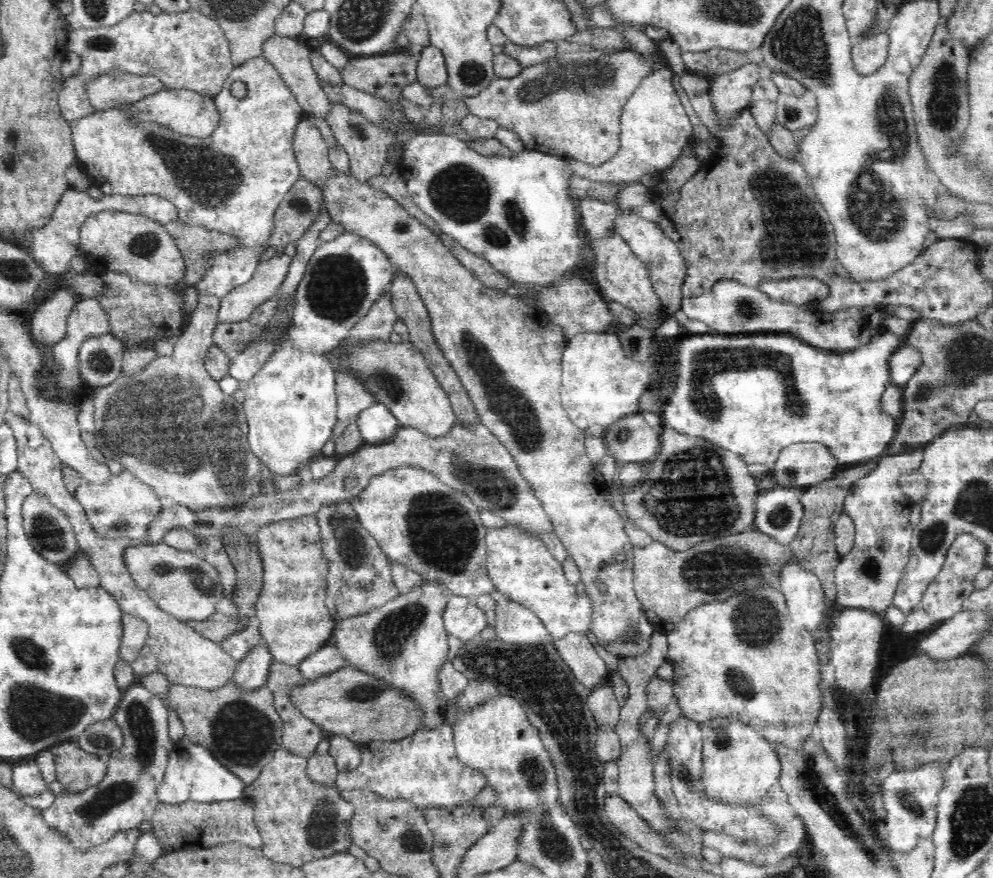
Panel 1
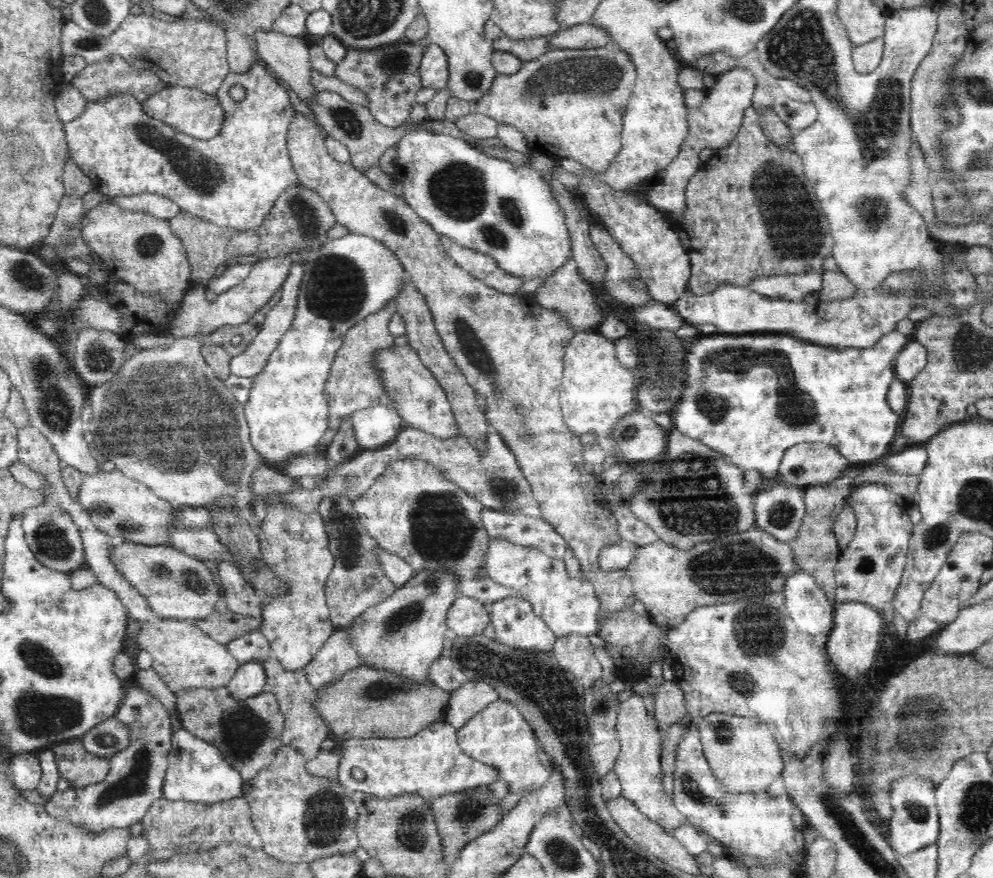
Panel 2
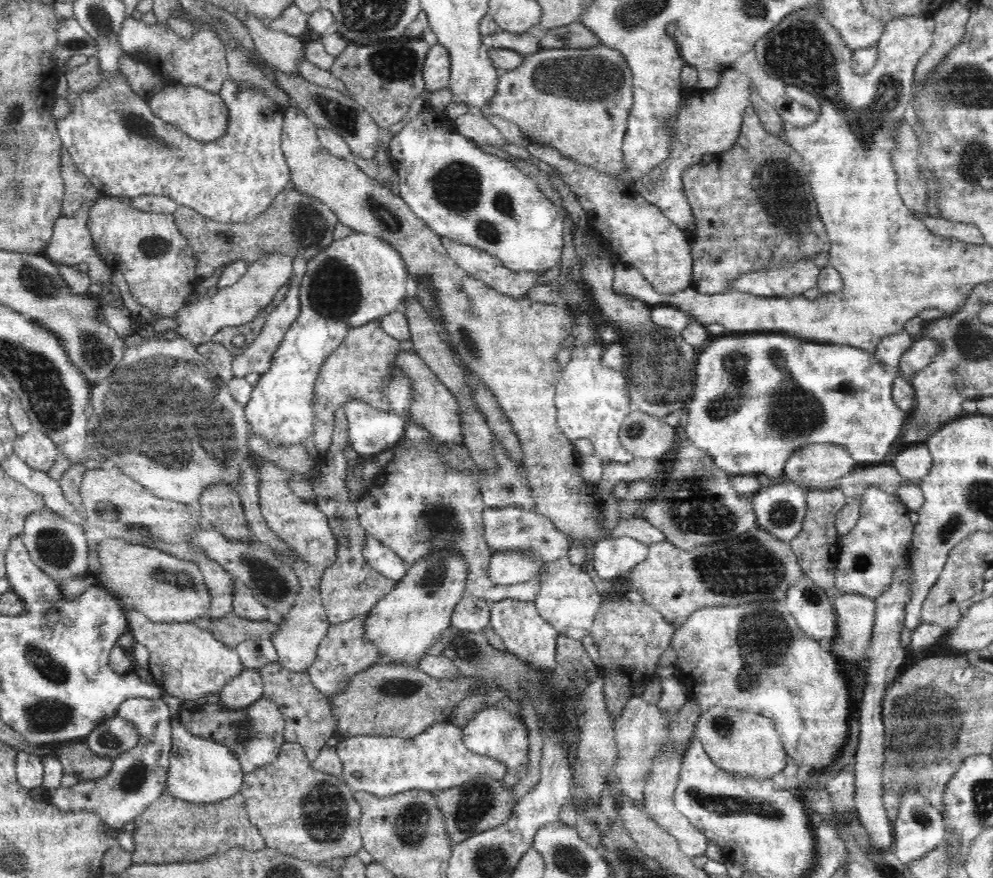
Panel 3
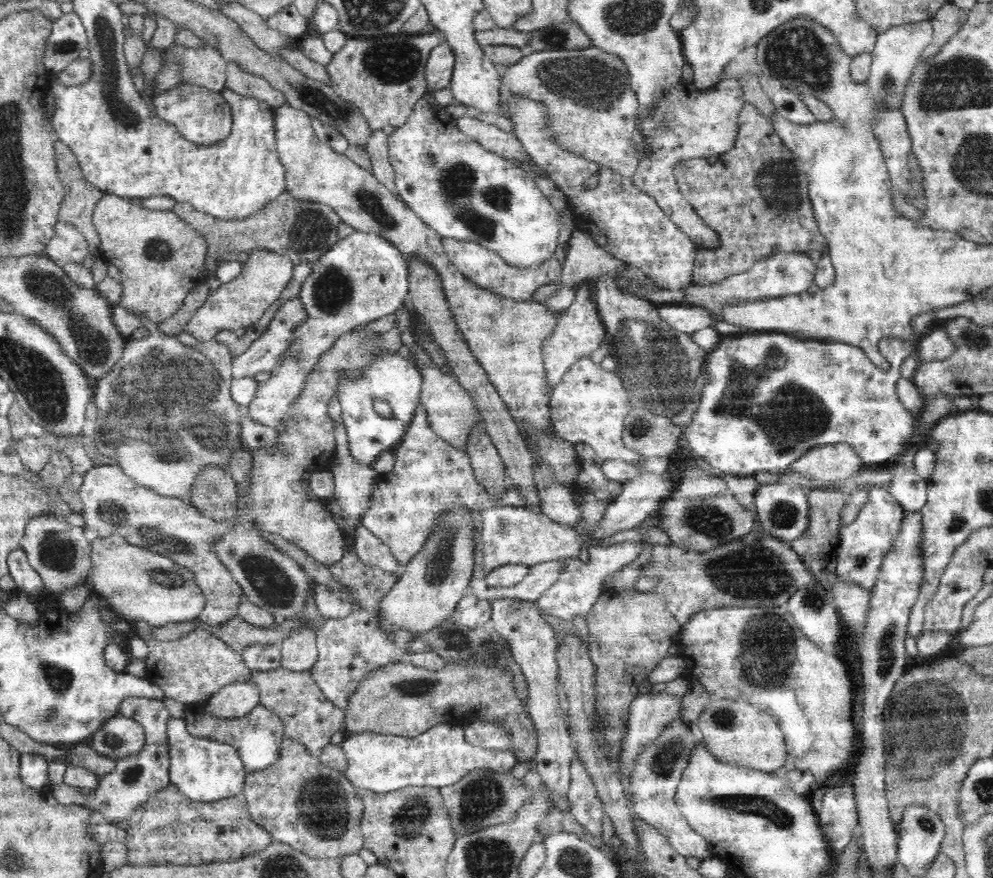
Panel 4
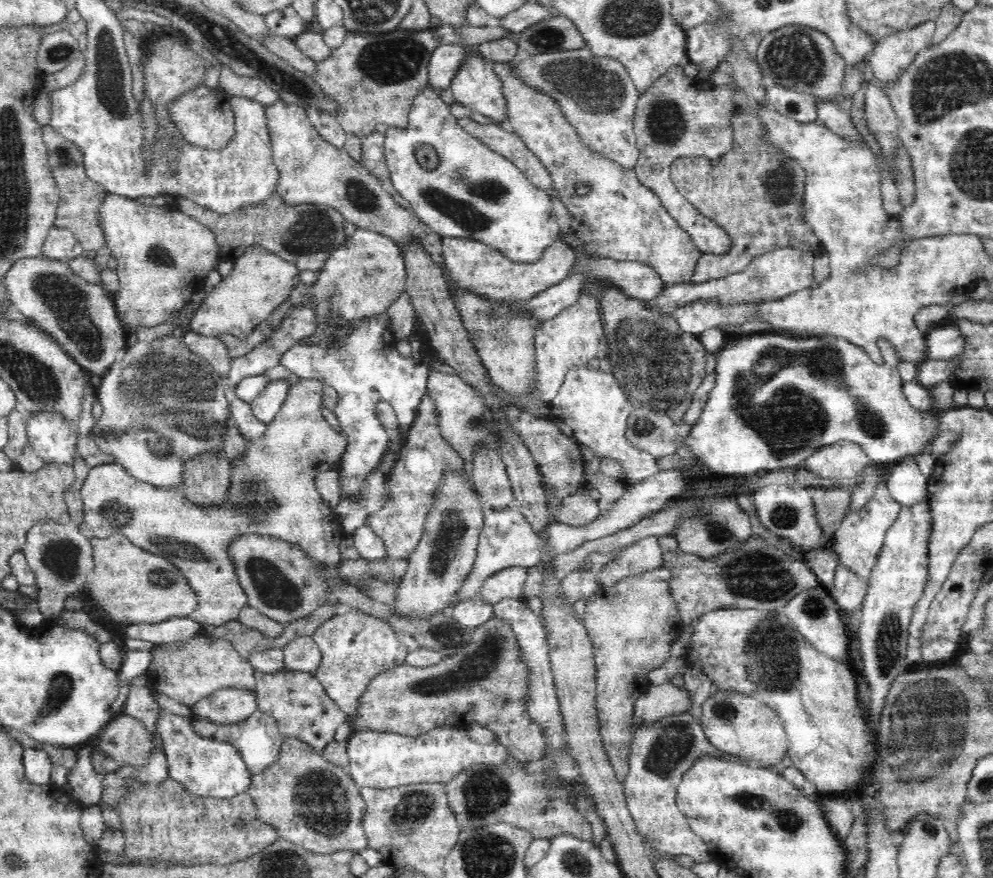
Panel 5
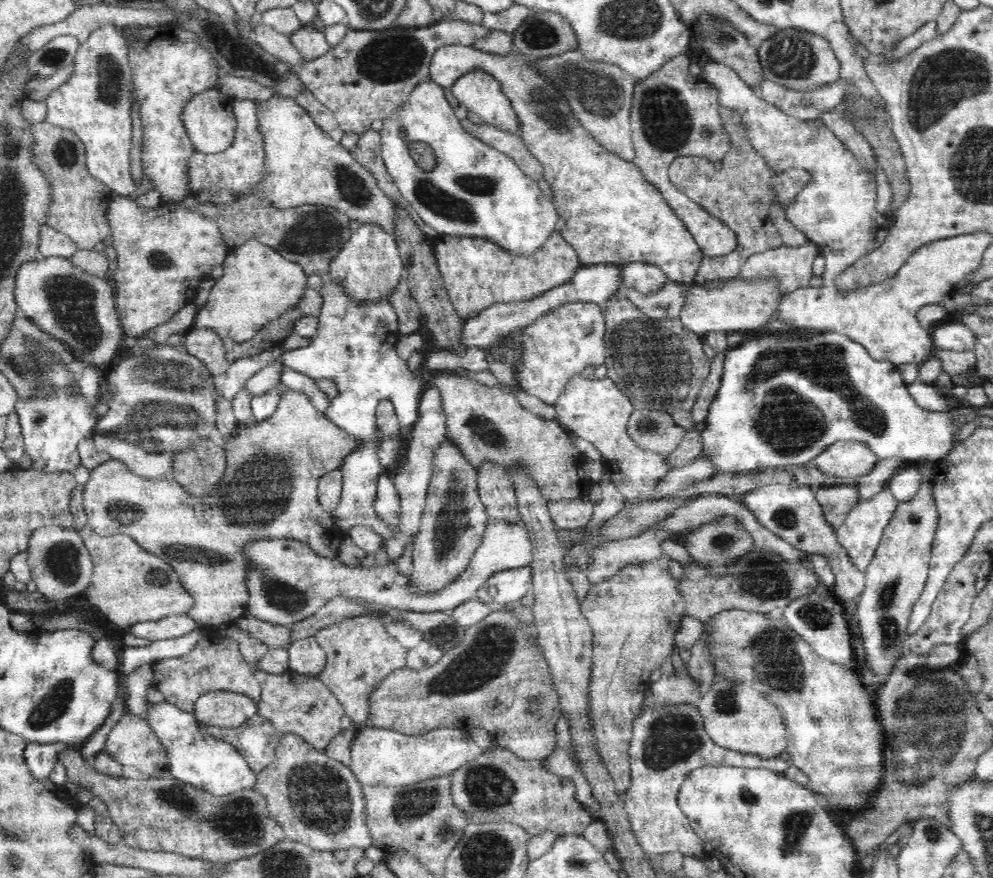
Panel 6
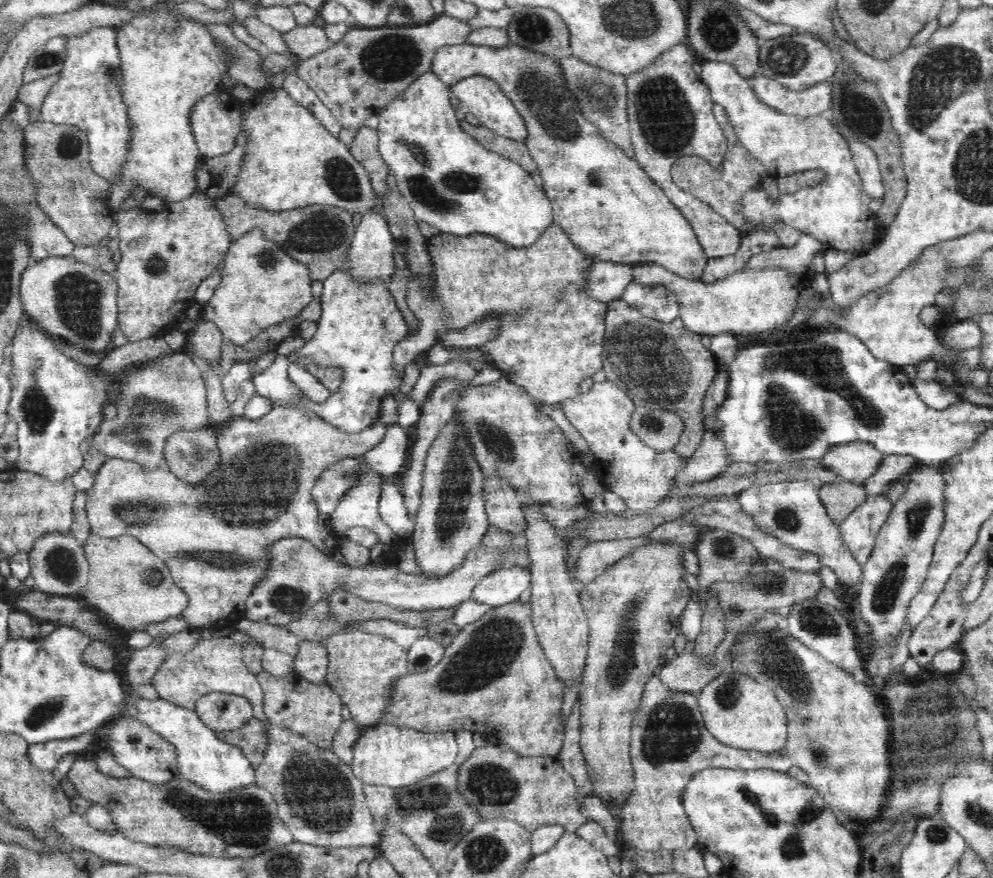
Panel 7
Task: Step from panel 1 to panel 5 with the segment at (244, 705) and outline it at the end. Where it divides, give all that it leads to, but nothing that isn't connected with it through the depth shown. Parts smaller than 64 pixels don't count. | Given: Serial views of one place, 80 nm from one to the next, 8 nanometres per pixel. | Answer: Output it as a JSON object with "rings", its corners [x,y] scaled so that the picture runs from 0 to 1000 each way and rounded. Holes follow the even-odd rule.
{"rings":[[[258,808],[246,821],[231,826],[217,823],[207,819],[192,815],[193,831],[201,838],[209,842],[219,842],[220,845],[228,845],[236,850],[243,859],[244,866],[254,882],[268,877],[272,871],[279,868],[283,856],[283,850],[286,847],[287,839],[280,831],[280,823],[272,812],[265,812]]]}

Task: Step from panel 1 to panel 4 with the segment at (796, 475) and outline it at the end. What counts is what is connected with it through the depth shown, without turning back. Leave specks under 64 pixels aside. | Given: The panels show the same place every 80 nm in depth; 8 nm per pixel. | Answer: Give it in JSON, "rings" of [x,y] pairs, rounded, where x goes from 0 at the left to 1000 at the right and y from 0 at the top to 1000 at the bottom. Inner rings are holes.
{"rings":[[[855,506],[819,508],[796,527],[795,536],[816,546],[819,552],[848,549],[862,542],[871,532],[869,524]]]}

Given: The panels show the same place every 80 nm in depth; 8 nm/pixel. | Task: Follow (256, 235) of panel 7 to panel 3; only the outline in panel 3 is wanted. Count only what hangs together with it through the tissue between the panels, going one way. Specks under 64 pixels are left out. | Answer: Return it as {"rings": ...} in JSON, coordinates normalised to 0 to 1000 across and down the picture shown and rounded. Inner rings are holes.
{"rings":[[[268,289],[259,298],[250,301],[251,305],[244,317],[234,326],[222,328],[215,338],[208,335],[190,338],[188,345],[176,358],[177,380],[192,387],[196,393],[209,391],[226,372],[247,370],[256,364],[259,358],[274,344],[280,329],[290,323],[295,313],[295,293],[285,289]]]}

